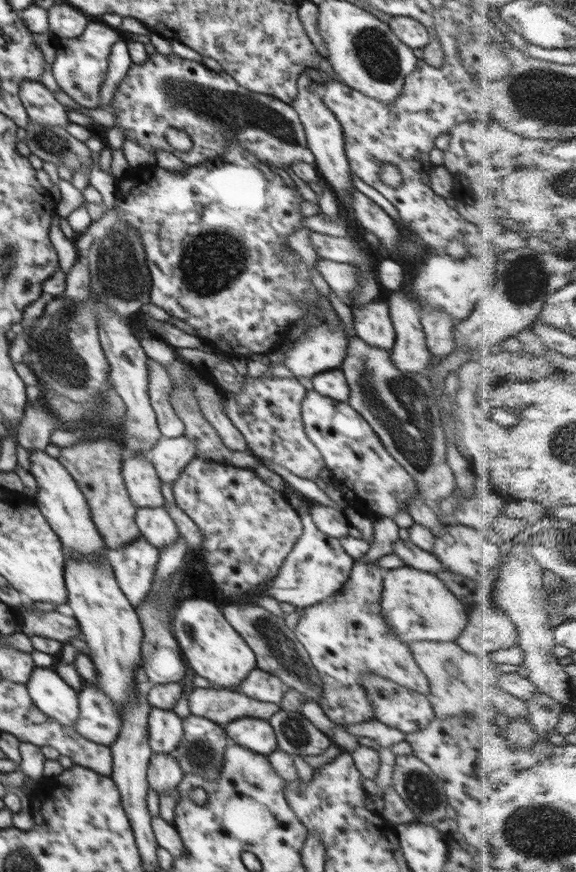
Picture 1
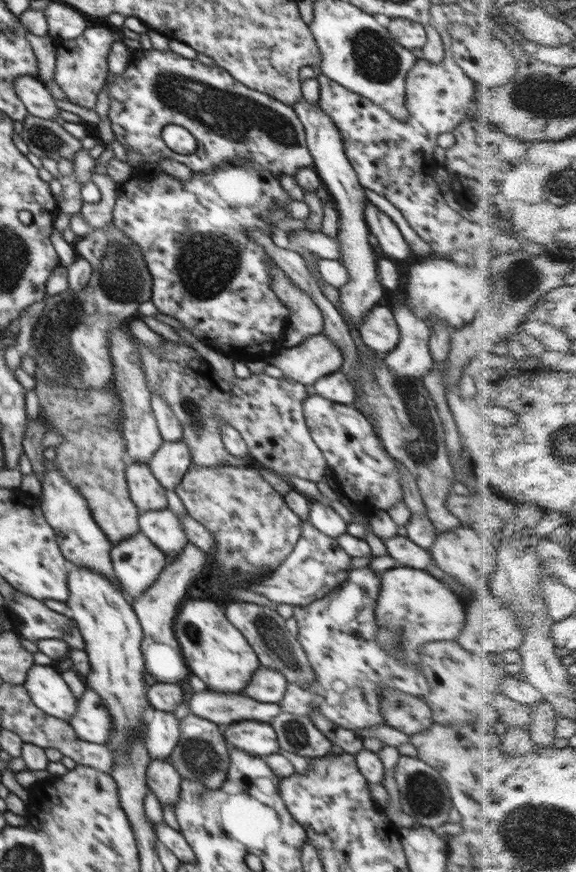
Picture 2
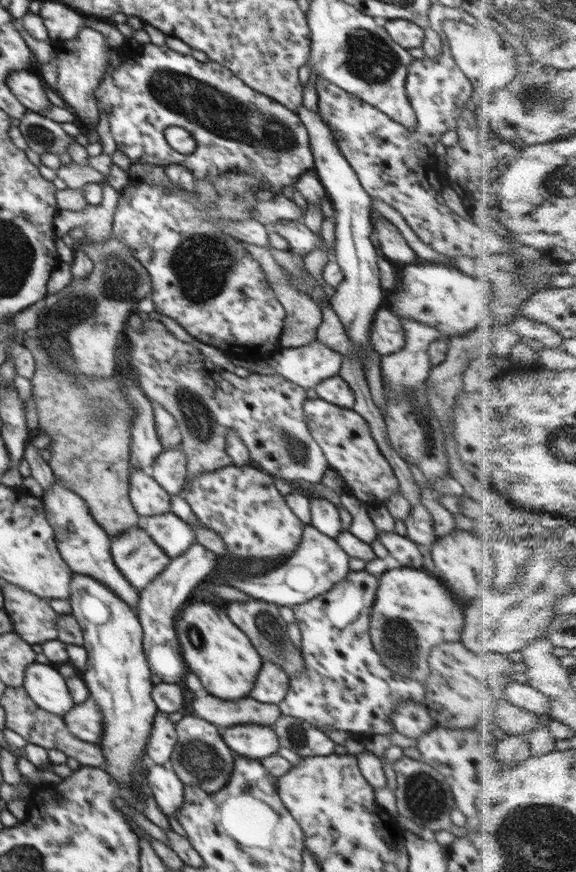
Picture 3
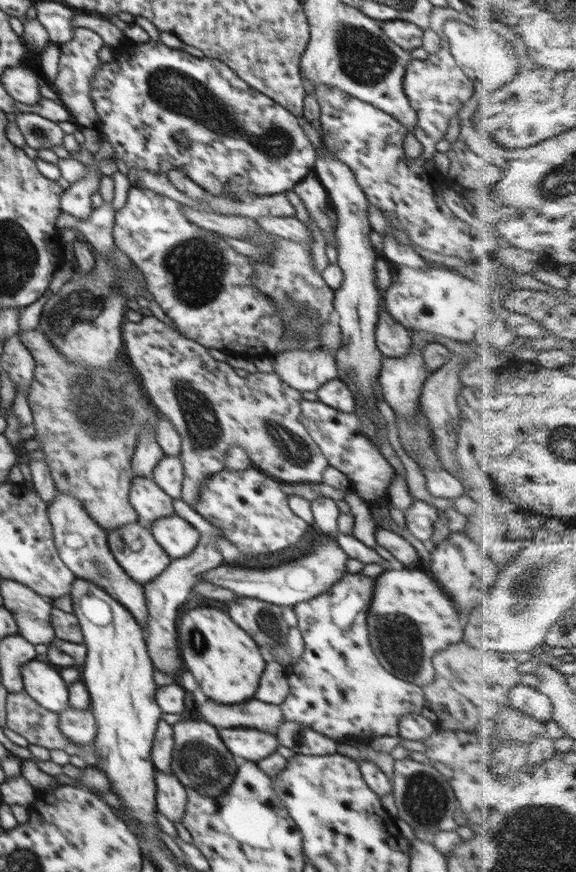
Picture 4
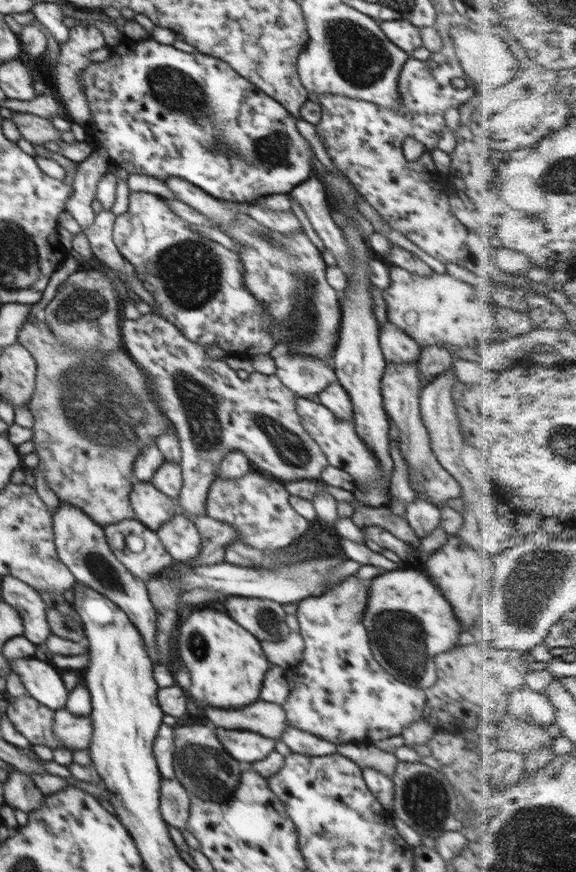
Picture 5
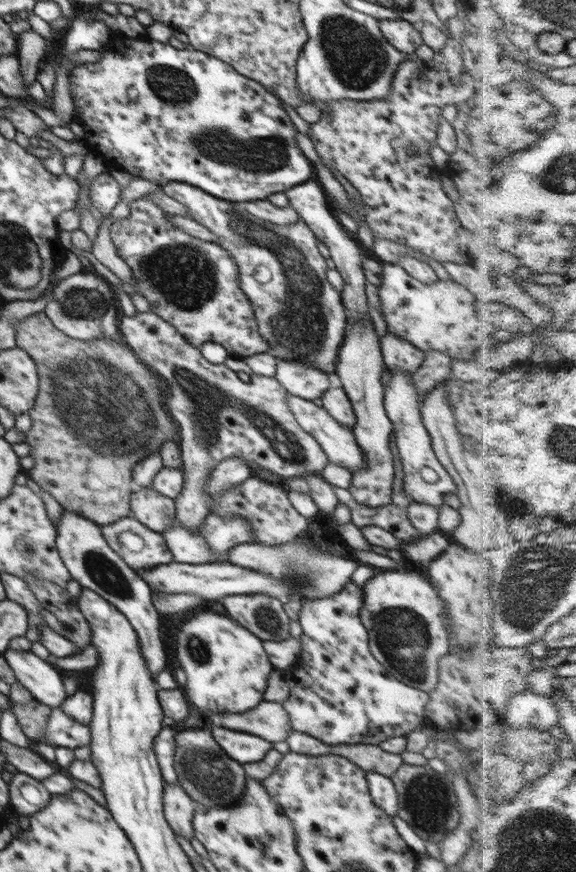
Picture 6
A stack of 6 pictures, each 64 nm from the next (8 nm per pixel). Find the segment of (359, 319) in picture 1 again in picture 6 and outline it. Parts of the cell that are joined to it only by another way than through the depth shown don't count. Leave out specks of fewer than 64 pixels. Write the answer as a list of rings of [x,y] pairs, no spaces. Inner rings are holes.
[[[387,331],[379,342],[387,370],[406,371],[414,374],[424,361],[425,354],[422,350],[390,331]]]

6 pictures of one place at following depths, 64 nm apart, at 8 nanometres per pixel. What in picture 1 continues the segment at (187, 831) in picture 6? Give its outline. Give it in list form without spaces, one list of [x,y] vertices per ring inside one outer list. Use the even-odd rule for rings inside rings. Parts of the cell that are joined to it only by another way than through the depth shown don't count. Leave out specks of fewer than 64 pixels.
[[[172,752],[153,753],[148,763],[147,781],[156,792],[176,789],[184,775],[178,759]]]

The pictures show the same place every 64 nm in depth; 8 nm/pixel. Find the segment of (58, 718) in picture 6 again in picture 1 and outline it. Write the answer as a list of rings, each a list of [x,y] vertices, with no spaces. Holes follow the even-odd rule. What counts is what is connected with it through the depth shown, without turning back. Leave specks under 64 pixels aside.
[[[87,684],[79,692],[79,714],[75,729],[82,737],[110,746],[117,738],[122,726],[120,715],[110,696],[98,686]]]

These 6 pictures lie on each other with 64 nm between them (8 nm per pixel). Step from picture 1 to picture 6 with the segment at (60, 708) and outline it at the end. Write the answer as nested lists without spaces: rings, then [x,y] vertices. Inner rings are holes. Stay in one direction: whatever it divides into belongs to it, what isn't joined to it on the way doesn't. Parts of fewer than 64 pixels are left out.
[[[6,650],[4,659],[14,671],[15,678],[37,701],[51,709],[59,708],[67,698],[62,676],[54,665],[28,652]]]

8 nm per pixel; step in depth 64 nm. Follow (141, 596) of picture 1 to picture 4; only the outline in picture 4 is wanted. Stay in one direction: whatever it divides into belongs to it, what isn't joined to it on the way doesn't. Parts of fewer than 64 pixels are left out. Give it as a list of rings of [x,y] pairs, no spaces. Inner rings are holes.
[[[139,520],[108,531],[107,539],[118,565],[142,588],[171,564],[171,557]]]

